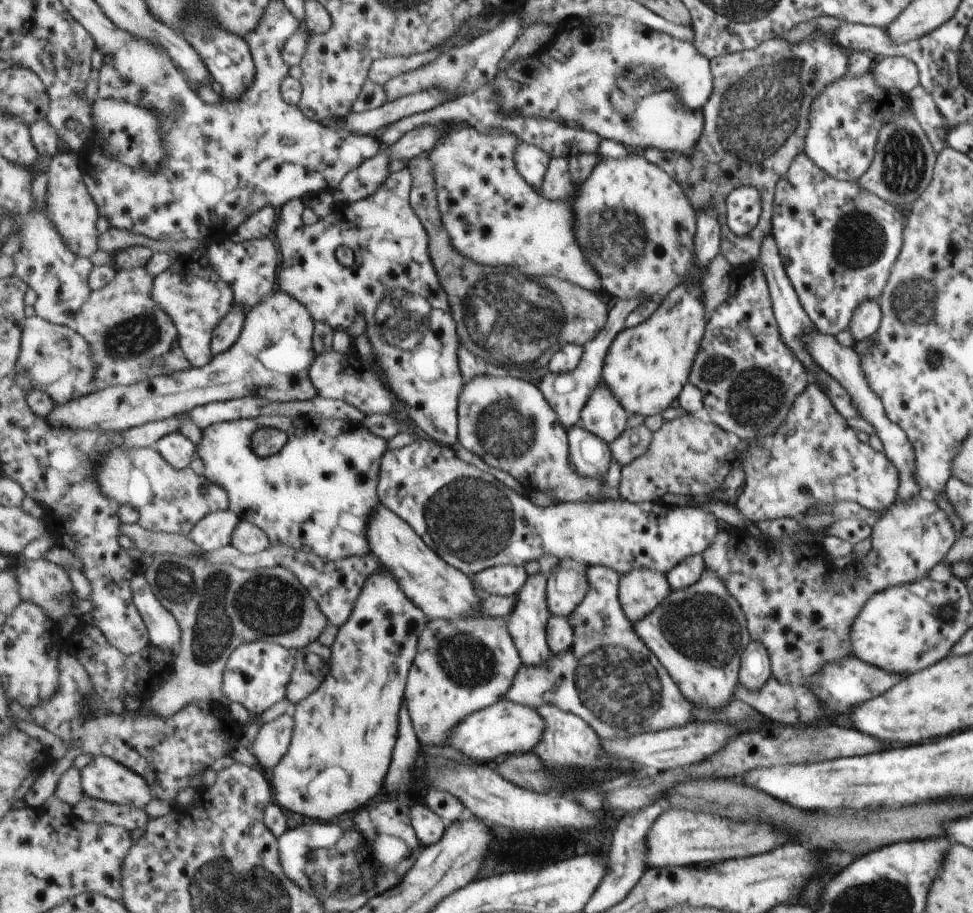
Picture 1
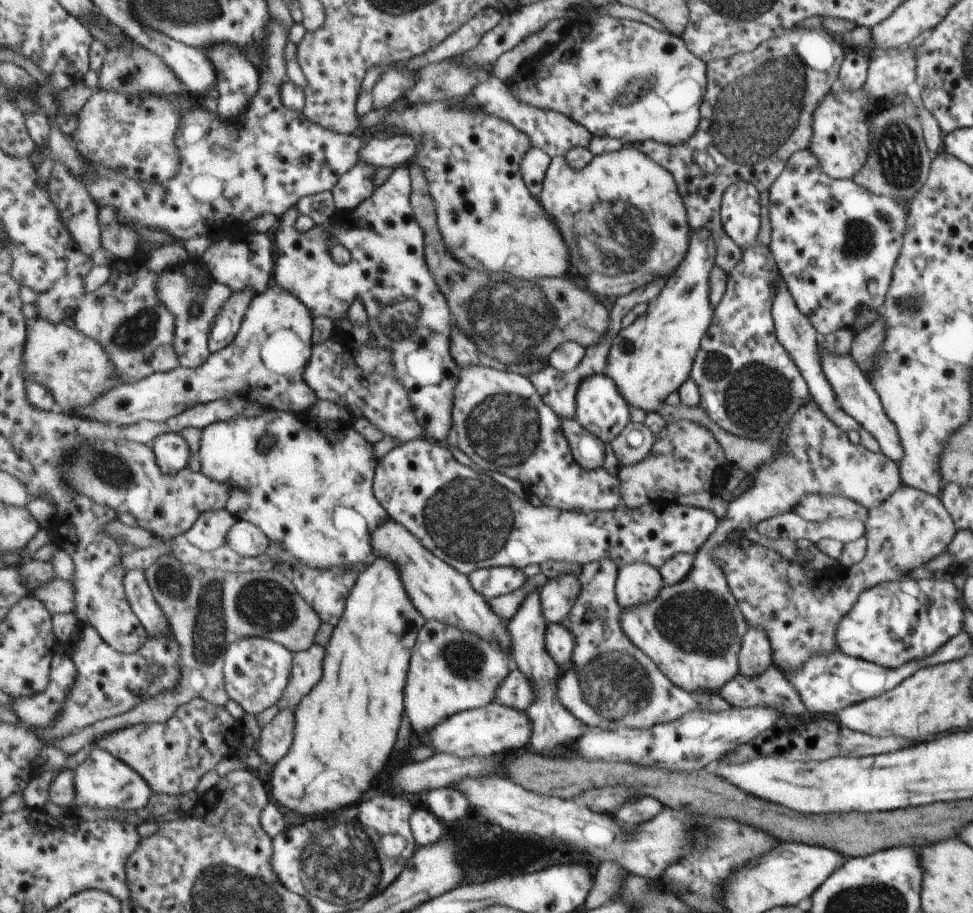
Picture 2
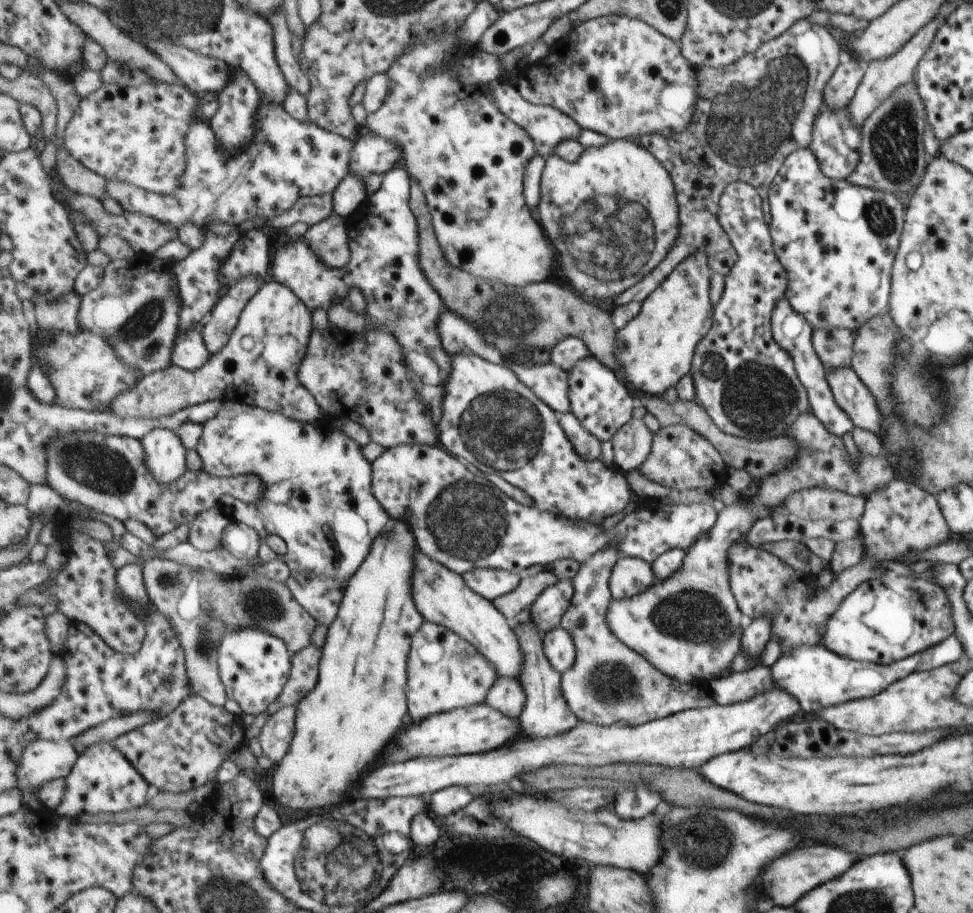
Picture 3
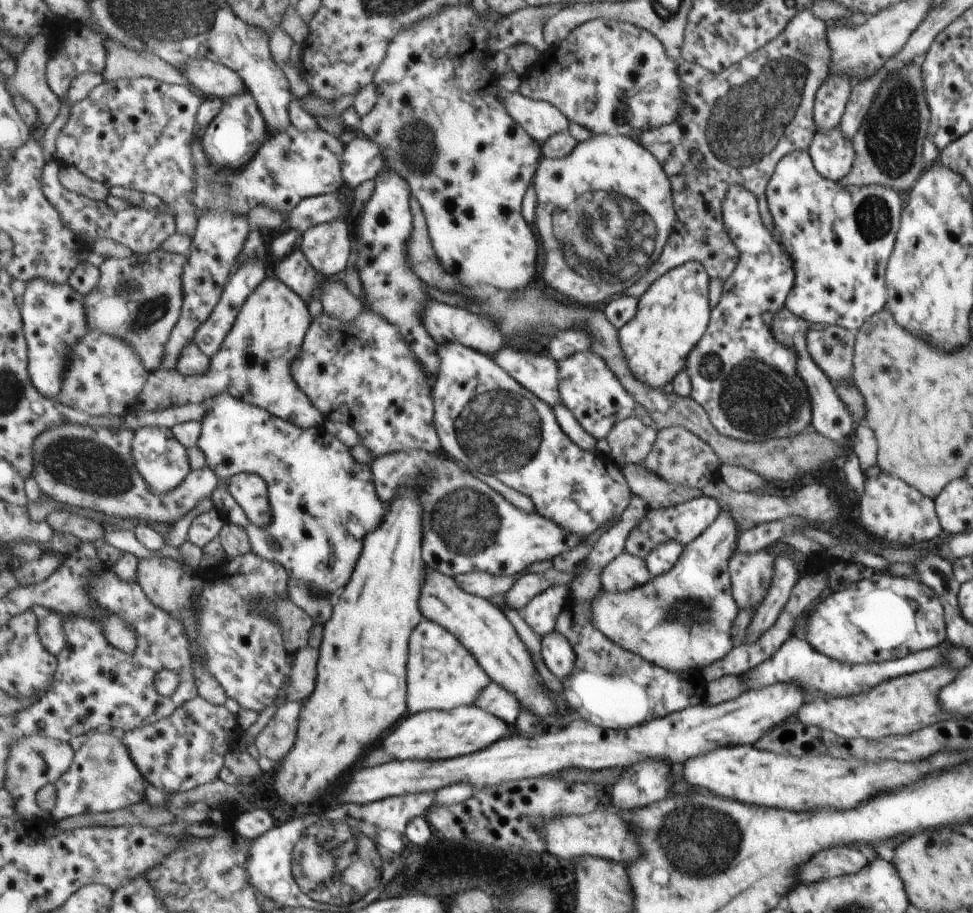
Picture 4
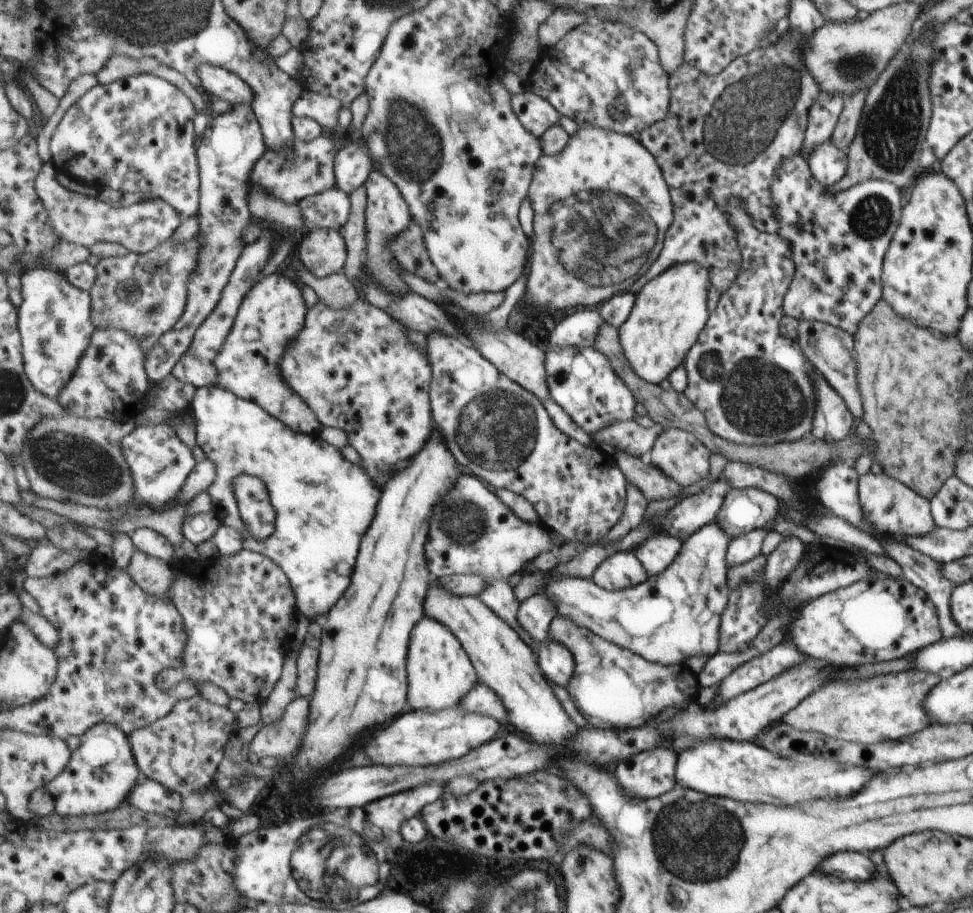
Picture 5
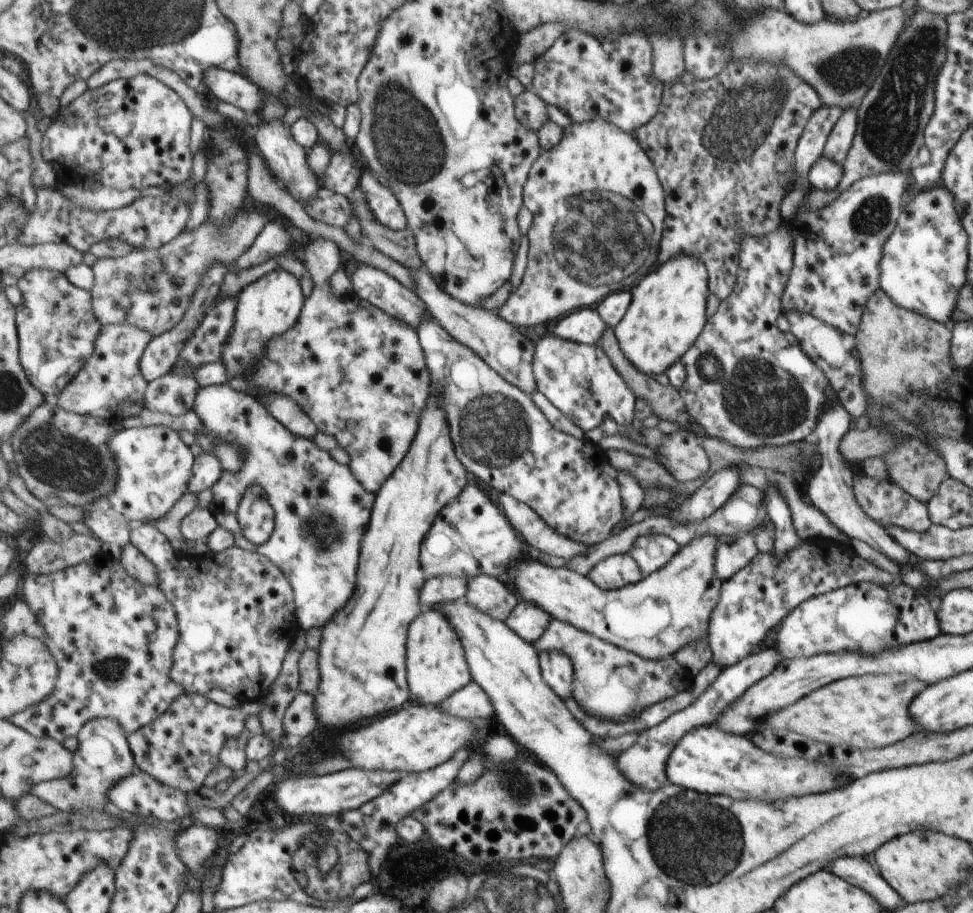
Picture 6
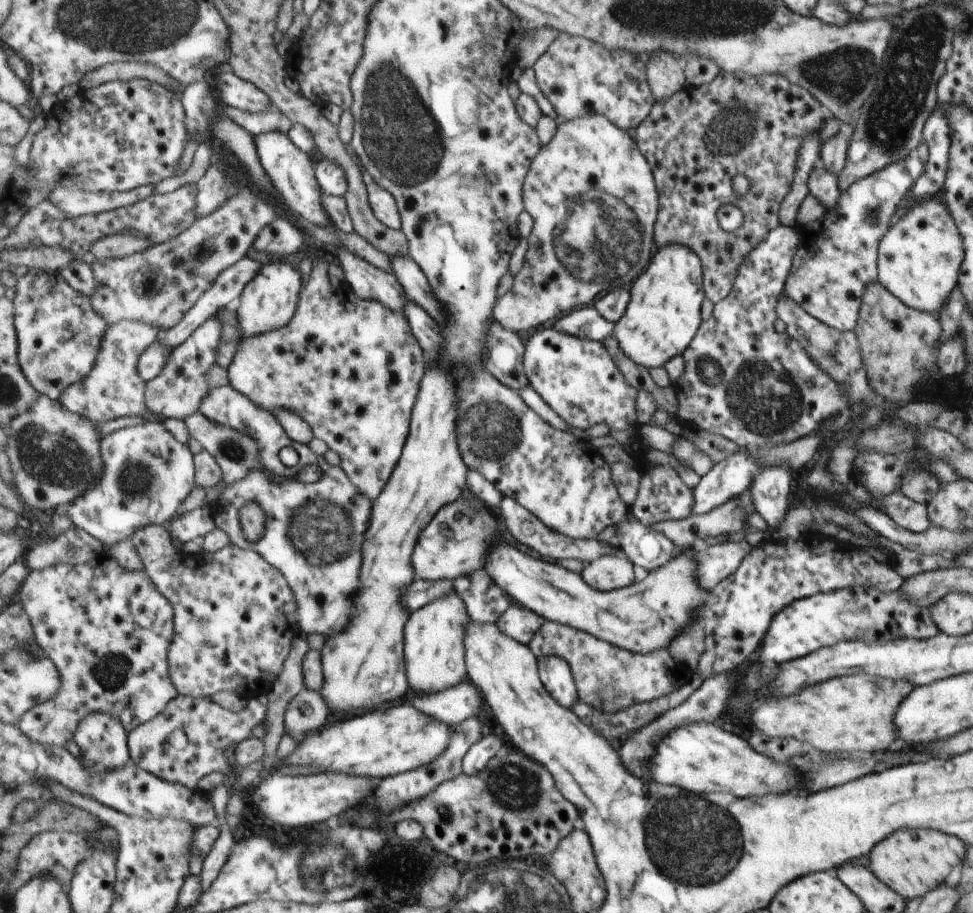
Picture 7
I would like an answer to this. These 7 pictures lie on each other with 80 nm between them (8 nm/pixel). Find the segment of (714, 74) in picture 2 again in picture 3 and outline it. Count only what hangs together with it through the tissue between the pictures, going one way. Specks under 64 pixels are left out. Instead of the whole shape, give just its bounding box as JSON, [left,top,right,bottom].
[610,19,839,307]

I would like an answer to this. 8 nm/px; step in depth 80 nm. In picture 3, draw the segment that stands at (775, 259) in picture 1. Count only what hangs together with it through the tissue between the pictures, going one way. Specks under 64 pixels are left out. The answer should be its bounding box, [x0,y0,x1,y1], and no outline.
[769,296,855,437]

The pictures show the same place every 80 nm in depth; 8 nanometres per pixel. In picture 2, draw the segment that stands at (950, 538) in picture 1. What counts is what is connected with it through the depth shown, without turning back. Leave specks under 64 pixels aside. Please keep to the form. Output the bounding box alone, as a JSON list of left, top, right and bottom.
[714,484,957,673]

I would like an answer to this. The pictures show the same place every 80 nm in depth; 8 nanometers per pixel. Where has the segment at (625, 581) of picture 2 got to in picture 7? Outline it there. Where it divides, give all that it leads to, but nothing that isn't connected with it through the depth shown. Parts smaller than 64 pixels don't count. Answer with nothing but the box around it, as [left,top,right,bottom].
[583,555,633,591]

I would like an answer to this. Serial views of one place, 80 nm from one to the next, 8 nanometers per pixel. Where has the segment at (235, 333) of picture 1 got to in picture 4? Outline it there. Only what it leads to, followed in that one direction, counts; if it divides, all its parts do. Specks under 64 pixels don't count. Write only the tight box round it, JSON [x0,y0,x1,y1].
[194,260,269,359]

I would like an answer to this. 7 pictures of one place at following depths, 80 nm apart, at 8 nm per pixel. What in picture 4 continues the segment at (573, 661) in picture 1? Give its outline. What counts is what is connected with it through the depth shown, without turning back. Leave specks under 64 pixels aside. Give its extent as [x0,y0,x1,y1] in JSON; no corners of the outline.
[475,496,703,729]

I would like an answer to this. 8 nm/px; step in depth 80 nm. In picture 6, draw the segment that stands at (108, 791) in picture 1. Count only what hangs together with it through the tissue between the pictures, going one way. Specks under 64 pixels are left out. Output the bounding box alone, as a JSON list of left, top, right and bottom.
[29,719,138,813]

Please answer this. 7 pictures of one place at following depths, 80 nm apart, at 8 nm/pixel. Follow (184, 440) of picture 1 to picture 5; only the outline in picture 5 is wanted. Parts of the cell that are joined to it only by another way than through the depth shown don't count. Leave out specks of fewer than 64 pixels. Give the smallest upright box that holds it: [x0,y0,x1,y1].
[123,423,195,511]

